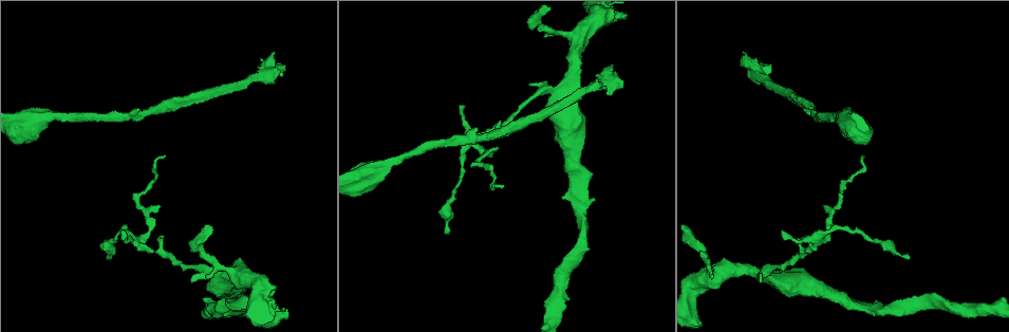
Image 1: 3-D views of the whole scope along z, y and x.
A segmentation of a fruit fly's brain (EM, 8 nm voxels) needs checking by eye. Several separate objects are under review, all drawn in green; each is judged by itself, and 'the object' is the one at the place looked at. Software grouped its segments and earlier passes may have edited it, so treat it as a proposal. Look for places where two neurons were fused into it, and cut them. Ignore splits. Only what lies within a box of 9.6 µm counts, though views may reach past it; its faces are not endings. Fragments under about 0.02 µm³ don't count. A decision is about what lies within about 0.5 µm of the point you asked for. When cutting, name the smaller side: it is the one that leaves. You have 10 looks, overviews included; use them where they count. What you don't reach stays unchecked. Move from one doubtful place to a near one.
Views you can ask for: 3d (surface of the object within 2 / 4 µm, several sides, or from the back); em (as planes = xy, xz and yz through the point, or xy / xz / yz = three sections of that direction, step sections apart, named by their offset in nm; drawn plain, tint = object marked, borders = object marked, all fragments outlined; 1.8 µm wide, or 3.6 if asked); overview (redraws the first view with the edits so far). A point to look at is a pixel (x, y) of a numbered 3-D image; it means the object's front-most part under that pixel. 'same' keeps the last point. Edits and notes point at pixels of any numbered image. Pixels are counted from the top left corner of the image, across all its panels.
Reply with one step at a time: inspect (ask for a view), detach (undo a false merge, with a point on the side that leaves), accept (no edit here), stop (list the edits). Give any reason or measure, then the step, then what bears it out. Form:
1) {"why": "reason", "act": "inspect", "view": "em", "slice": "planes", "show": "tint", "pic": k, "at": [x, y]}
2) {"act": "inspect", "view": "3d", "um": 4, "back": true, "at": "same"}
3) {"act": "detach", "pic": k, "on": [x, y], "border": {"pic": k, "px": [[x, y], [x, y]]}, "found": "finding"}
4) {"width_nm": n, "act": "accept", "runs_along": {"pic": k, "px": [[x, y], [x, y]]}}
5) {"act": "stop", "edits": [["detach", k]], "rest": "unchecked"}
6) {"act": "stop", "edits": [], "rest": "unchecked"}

{"why": "abrupt turn", "act": "inspect", "view": "3d", "um": 2, "pic": 1, "at": [260, 285]}

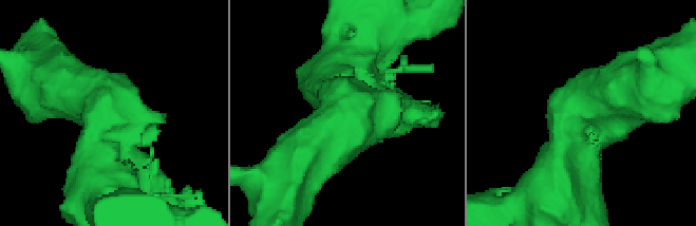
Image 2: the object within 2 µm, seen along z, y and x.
{"arm_widths_nm": [500, 600], "act": "inspect", "view": "em", "slice": "planes", "show": "borders", "pic": 2, "at": [591, 109]}

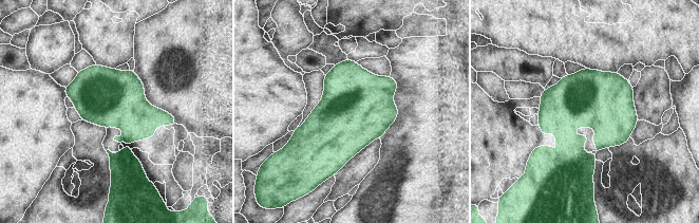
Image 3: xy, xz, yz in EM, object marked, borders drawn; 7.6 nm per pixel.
{"act": "accept", "found": "continuous, no second neuron"}

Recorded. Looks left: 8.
{"why": "a fork", "act": "inspect", "view": "3d", "um": 4, "pic": 1, "at": [567, 91]}

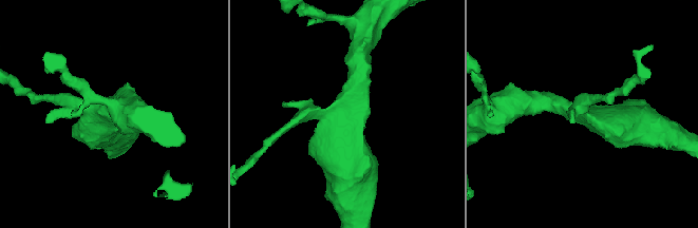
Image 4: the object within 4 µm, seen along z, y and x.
{"why": "need the tissue", "act": "inspect", "view": "em", "slice": "xy", "step": 4, "show": "plain", "pic": 4, "at": [110, 119]}

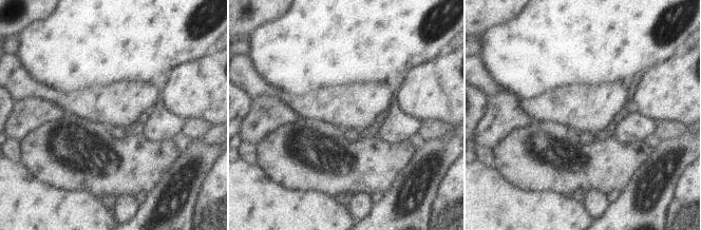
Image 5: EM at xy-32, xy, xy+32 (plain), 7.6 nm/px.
{"act": "inspect", "view": "em", "slice": "xy", "step": 4, "show": "tint", "at": "same"}

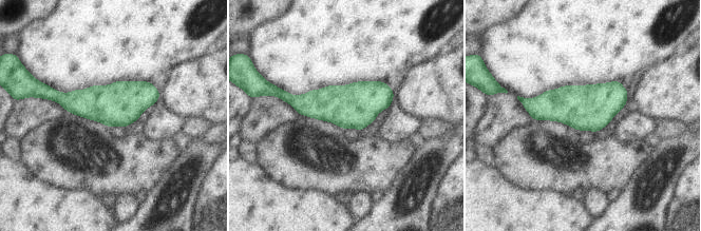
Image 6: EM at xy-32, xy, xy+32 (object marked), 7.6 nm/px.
{"width_nm": 340, "act": "accept", "found": "continuous, no second neuron"}

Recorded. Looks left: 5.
{"why": "three-way junction", "act": "inspect", "view": "3d", "um": 4, "pic": 1, "at": [817, 243]}

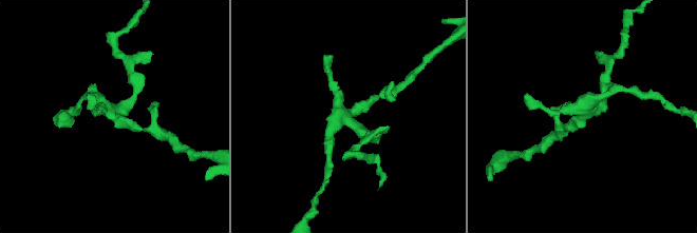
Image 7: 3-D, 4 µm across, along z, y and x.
{"why": "now the EM", "act": "inspect", "view": "em", "slice": "planes", "show": "tint", "pic": 7, "at": [112, 112]}

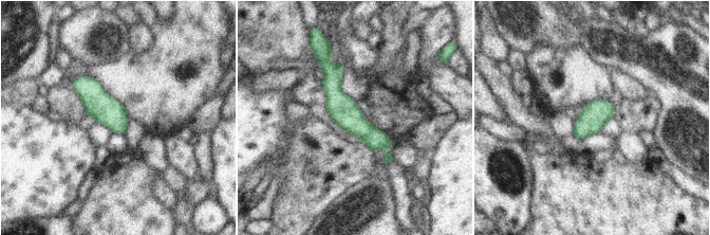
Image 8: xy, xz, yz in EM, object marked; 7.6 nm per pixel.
{"act": "accept", "runs_along": {"pic": 8, "px": [[322, 65], [336, 101], [389, 158]]}, "found": "continuous, no second neuron"}

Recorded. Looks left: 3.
{"why": "thick turns thin", "act": "inspect", "view": "em", "um": 3.6, "slice": "planes", "show": "tint", "pic": 1, "at": [876, 239]}

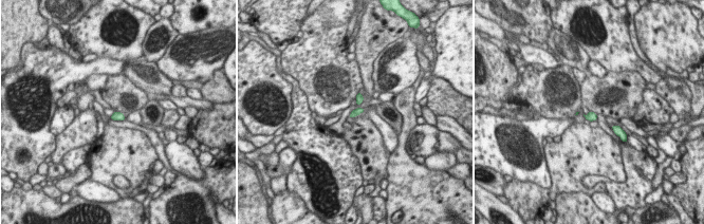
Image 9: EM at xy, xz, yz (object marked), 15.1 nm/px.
{"act": "accept", "runs_along": {"pic": 9, "px": [[359, 94], [358, 108], [351, 115]]}, "found": "one neuron here"}

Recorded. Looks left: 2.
{"act": "stop", "edits": [], "rest": "unchecked"}

